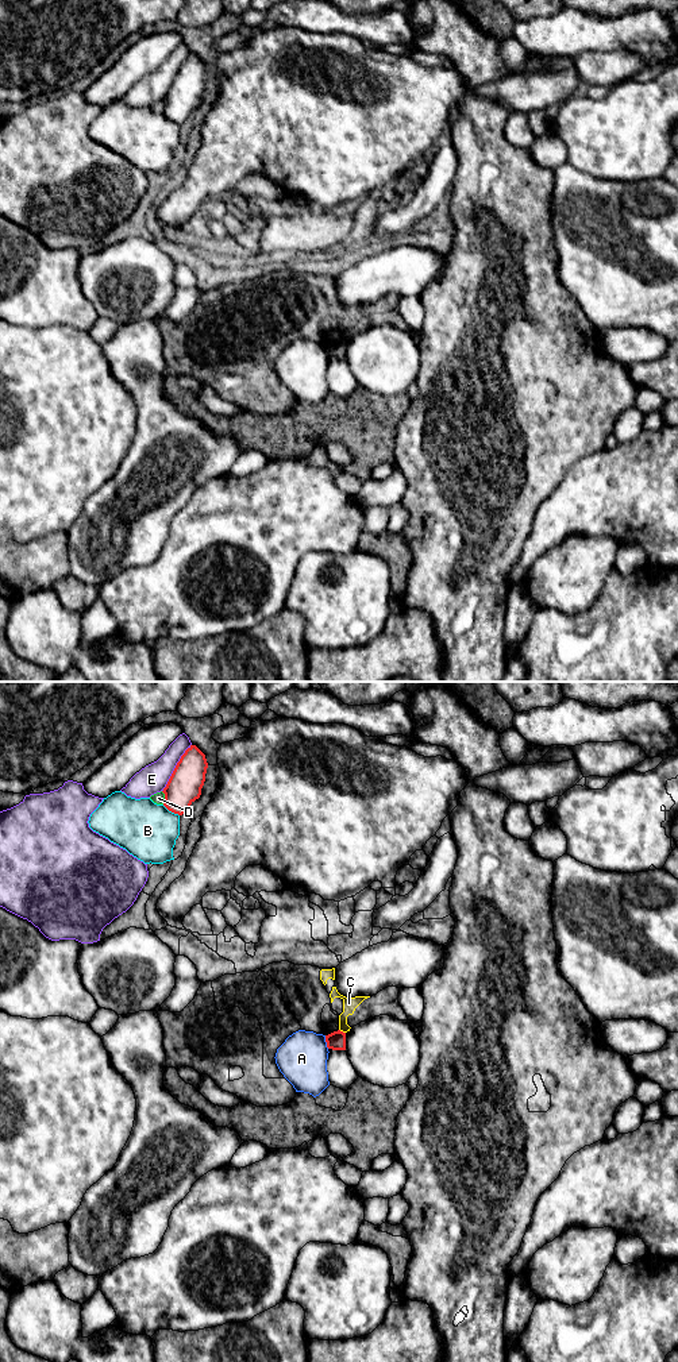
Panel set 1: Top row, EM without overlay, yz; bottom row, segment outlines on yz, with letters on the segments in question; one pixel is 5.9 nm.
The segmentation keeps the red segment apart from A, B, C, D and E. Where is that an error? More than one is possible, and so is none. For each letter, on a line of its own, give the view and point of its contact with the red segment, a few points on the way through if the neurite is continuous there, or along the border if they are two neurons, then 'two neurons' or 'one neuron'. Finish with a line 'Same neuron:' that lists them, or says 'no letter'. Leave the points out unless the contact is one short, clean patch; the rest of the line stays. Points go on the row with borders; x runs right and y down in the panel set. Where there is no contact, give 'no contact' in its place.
A: contact yz (326, 1041); two neurons
B: contact yz (170, 810); two neurons
C: contact yz (342, 1031); border yz (339, 1029), (345, 1033); two neurons
D: contact yz (165, 798); two neurons
E: contact yz (174, 768); two neurons
Same neuron: no letter

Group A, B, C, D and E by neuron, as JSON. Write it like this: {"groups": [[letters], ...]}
{"groups": [["A"], ["B"], ["C"], ["D"], ["E"]]}

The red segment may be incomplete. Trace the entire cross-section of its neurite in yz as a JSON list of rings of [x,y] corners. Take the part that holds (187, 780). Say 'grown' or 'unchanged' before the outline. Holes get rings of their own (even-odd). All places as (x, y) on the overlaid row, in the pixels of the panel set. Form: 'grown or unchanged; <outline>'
unchanged; [[[190,745],[177,763],[166,787],[163,806],[182,815],[200,798],[205,782],[208,763],[205,755]]]

